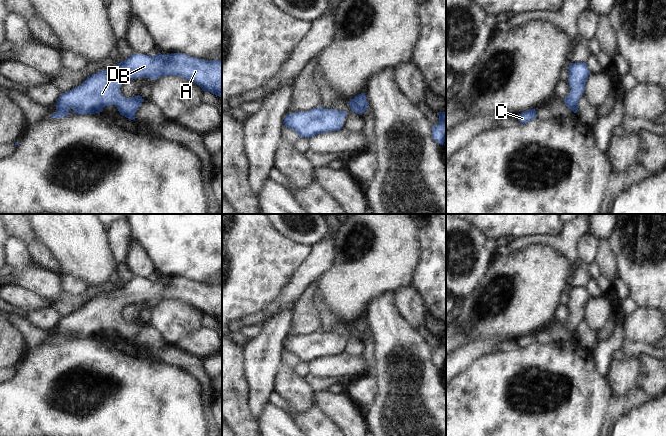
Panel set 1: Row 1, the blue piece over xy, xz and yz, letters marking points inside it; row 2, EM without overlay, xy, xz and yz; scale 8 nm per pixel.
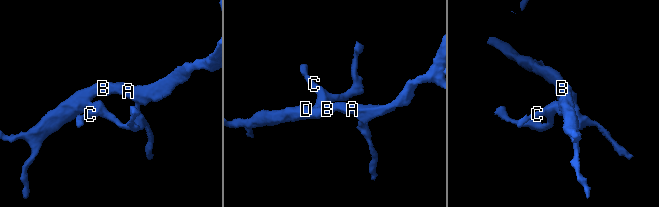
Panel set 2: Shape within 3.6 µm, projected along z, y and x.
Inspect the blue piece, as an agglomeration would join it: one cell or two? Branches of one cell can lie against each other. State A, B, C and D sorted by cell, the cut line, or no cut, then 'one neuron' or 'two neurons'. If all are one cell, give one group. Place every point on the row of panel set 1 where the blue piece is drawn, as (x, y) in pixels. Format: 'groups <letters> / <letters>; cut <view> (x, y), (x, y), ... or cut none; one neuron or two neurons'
groups A B C D; cut none; one neuron

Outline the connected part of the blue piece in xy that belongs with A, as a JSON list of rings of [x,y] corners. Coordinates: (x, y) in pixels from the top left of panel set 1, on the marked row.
[[[157,53],[154,56],[133,54],[112,68],[101,70],[96,74],[88,76],[79,87],[62,93],[56,103],[57,112],[50,117],[63,118],[68,116],[72,114],[68,112],[70,108],[74,110],[73,113],[83,115],[100,113],[105,106],[115,105],[120,115],[130,120],[135,120],[136,111],[144,99],[139,95],[132,98],[124,97],[120,93],[122,84],[140,77],[151,78],[155,81],[162,76],[169,75],[184,77],[199,85],[203,91],[209,91],[222,98],[222,60],[205,61],[183,53],[171,53],[169,55]]]

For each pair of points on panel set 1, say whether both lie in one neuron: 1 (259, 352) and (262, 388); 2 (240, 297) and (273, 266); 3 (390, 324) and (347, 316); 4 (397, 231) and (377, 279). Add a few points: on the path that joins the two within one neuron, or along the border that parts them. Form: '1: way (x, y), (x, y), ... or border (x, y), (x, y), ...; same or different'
1: way (260, 361), (260, 379); same
2: way (248, 289), (265, 272); same
3: border (377, 296), (368, 303), (363, 315); different
4: way (385, 243), (377, 251), (377, 267); same

